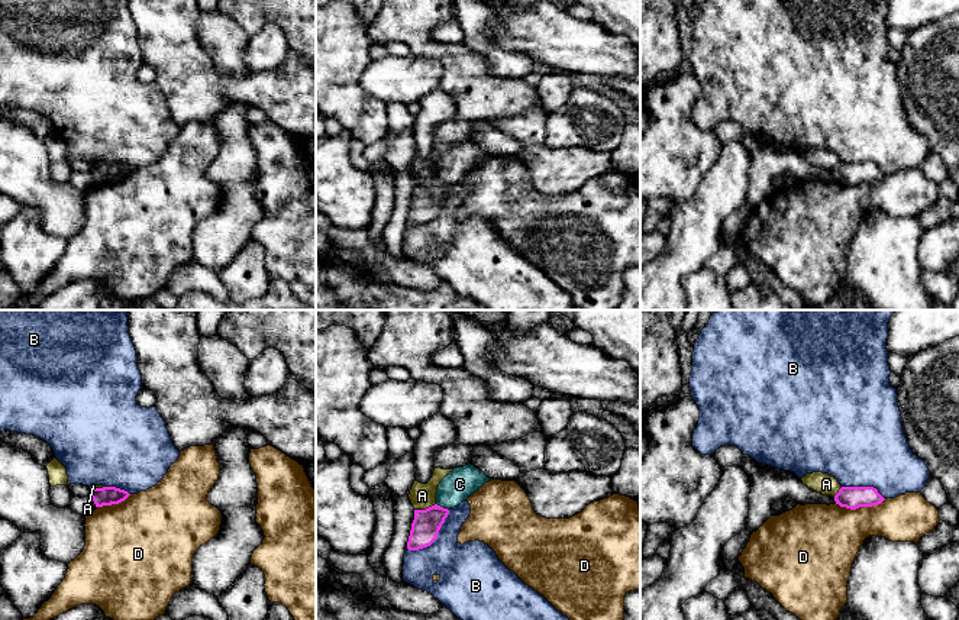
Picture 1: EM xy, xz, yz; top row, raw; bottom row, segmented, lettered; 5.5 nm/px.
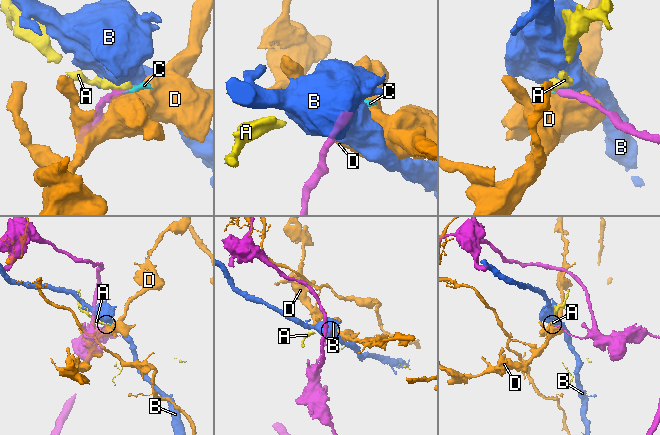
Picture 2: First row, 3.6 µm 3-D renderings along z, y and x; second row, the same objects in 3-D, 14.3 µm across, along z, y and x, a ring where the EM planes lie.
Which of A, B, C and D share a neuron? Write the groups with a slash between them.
A / B / C / D

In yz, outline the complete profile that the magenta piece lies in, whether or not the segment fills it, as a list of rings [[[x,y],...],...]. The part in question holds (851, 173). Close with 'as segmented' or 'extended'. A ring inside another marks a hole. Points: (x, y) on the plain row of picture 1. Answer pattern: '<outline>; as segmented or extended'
[[[842,162],[834,171],[836,180],[850,185],[878,181],[884,175],[885,174],[874,162]]]; as segmented

